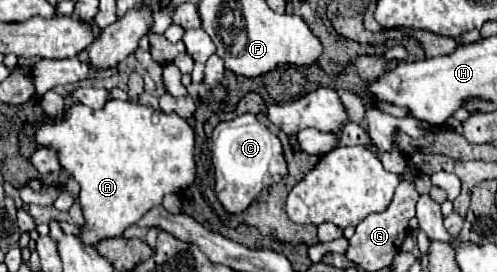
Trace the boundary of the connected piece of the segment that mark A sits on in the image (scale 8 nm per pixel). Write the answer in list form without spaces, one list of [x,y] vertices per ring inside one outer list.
[[[110,99],[104,109],[92,111],[86,105],[72,105],[62,121],[52,121],[36,131],[40,147],[54,147],[60,155],[60,165],[78,181],[78,201],[84,213],[84,225],[80,227],[80,239],[84,245],[96,247],[104,239],[122,237],[124,229],[134,225],[148,209],[162,203],[164,195],[178,195],[194,183],[194,129],[176,113],[156,111],[150,105],[134,101]]]

